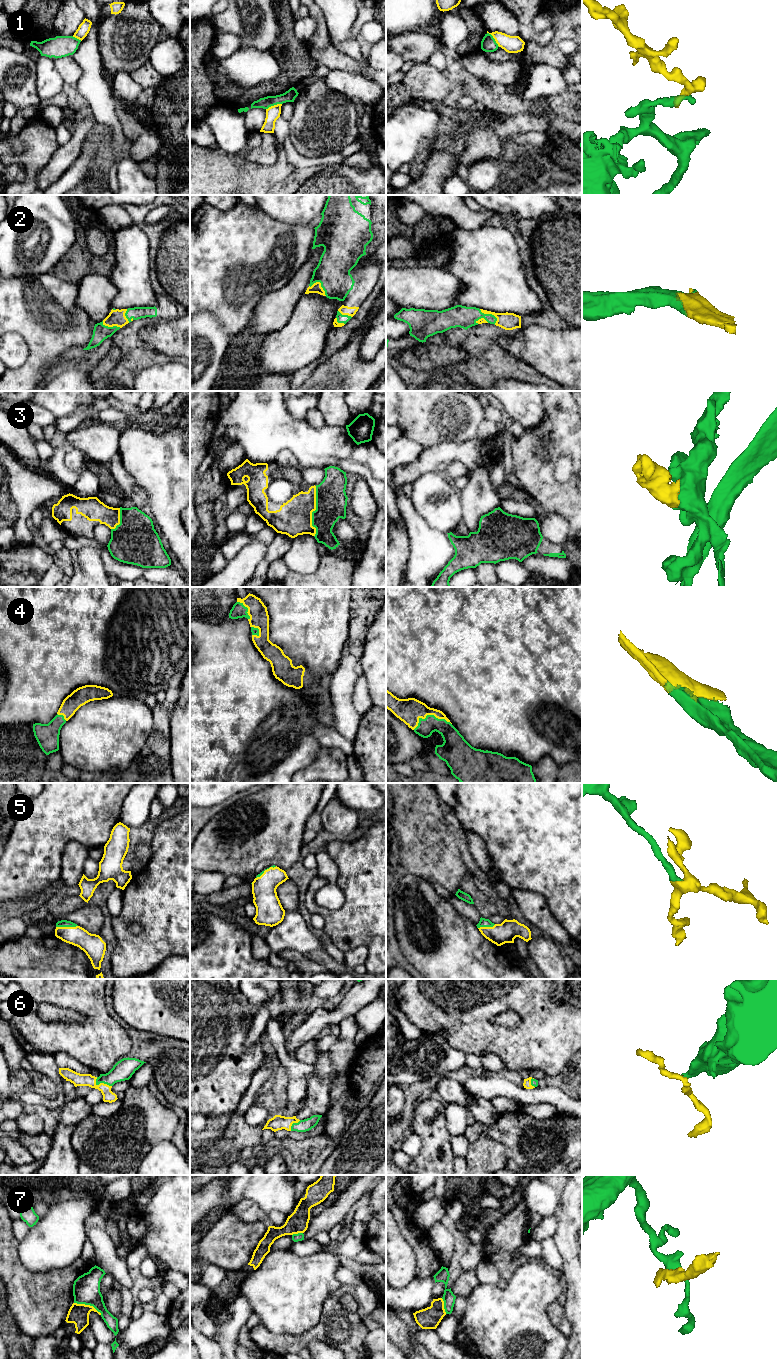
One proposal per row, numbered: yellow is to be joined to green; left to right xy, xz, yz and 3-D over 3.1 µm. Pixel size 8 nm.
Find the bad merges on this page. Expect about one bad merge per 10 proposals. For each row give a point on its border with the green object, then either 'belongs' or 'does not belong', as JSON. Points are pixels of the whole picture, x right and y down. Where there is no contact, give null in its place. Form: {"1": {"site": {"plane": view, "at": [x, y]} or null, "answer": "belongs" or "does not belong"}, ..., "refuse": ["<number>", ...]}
{"1": {"site": {"plane": "yz", "at": [494, 39]}, "answer": "does not belong"}, "2": {"site": {"plane": "yz", "at": [491, 314]}, "answer": "belongs"}, "3": {"site": {"plane": "xz", "at": [313, 511]}, "answer": "belongs"}, "4": {"site": {"plane": "yz", "at": [430, 715]}, "answer": "belongs"}, "5": {"site": {"plane": "xy", "at": [66, 926]}, "answer": "belongs"}, "6": {"site": {"plane": "xy", "at": [101, 1082]}, "answer": "belongs"}, "7": {"site": {"plane": "xy", "at": [88, 1304]}, "answer": "does not belong"}, "refuse": ["1", "7"]}

